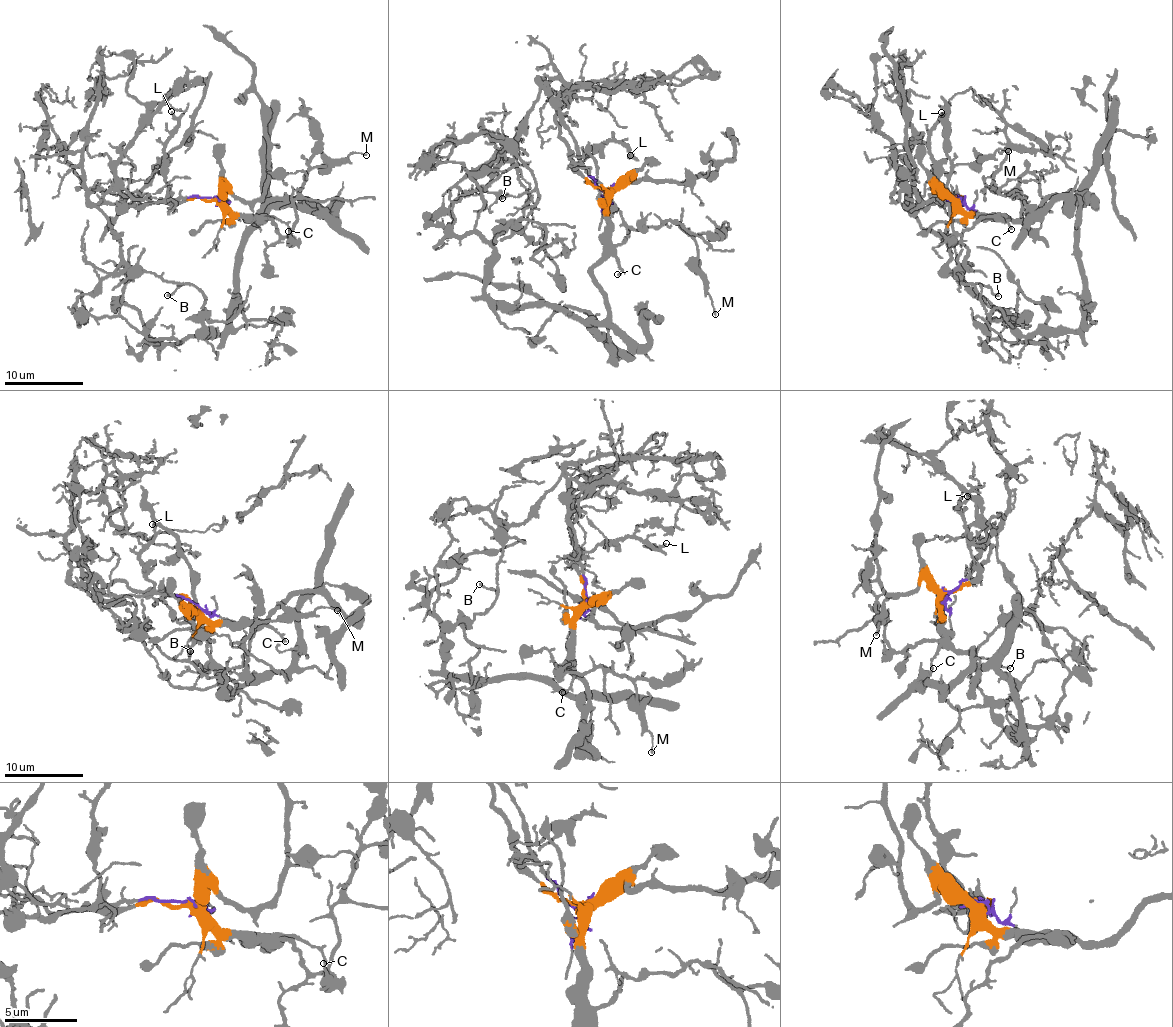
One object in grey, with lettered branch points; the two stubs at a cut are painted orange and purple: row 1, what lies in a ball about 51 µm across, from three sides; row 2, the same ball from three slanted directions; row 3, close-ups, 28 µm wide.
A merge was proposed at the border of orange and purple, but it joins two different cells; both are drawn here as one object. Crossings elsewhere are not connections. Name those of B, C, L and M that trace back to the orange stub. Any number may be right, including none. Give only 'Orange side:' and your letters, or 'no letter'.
Orange side: B, C, M

